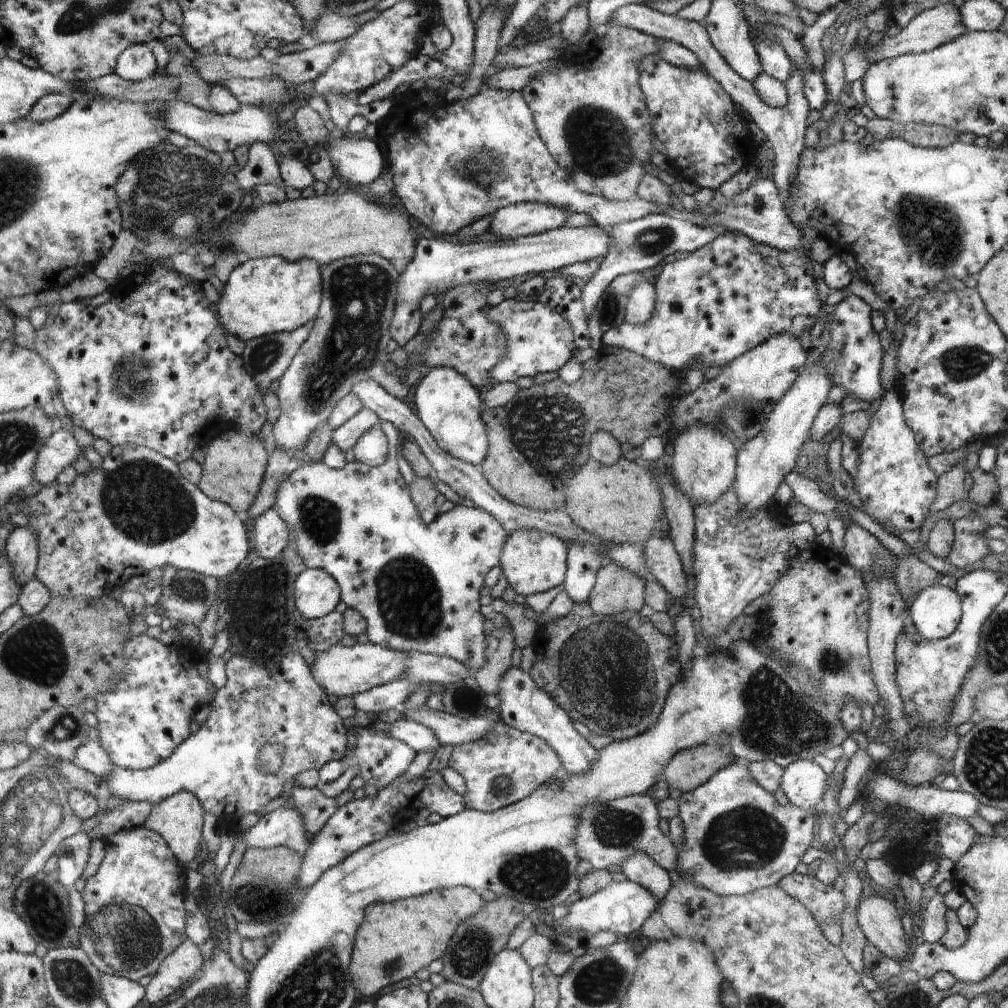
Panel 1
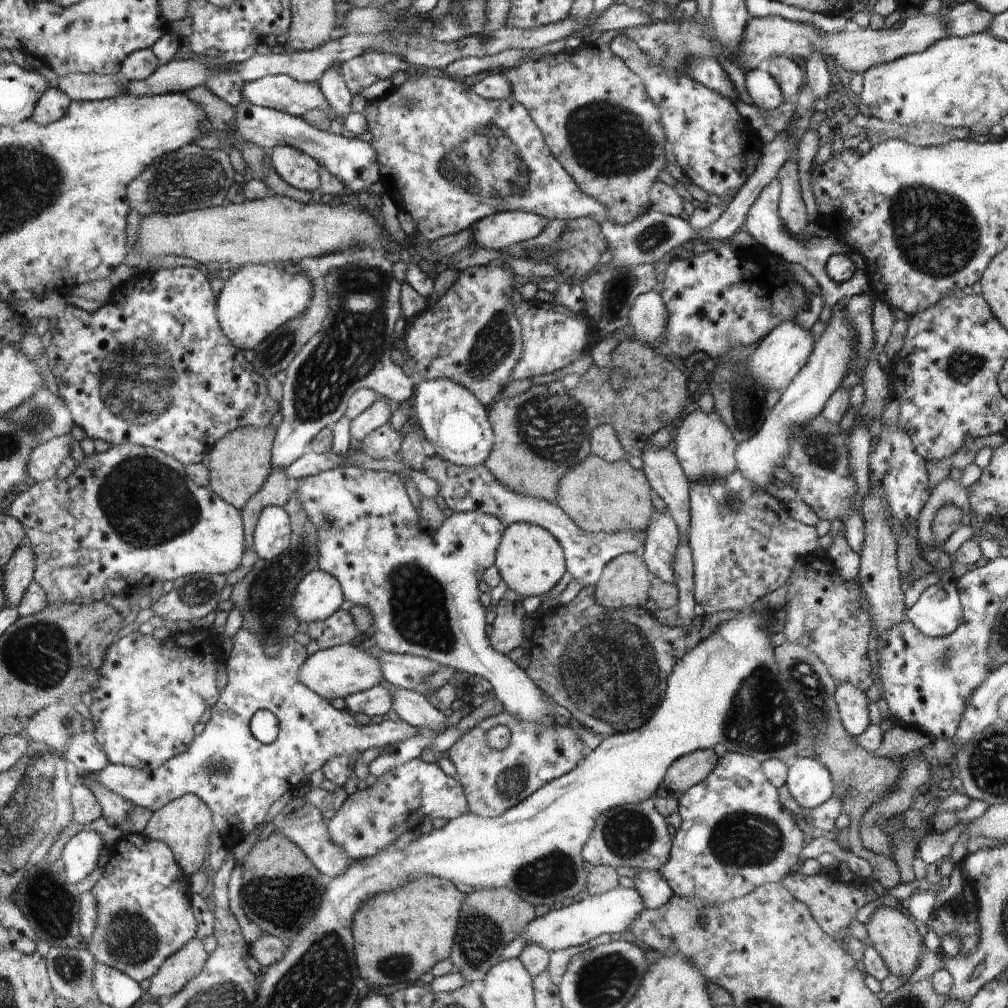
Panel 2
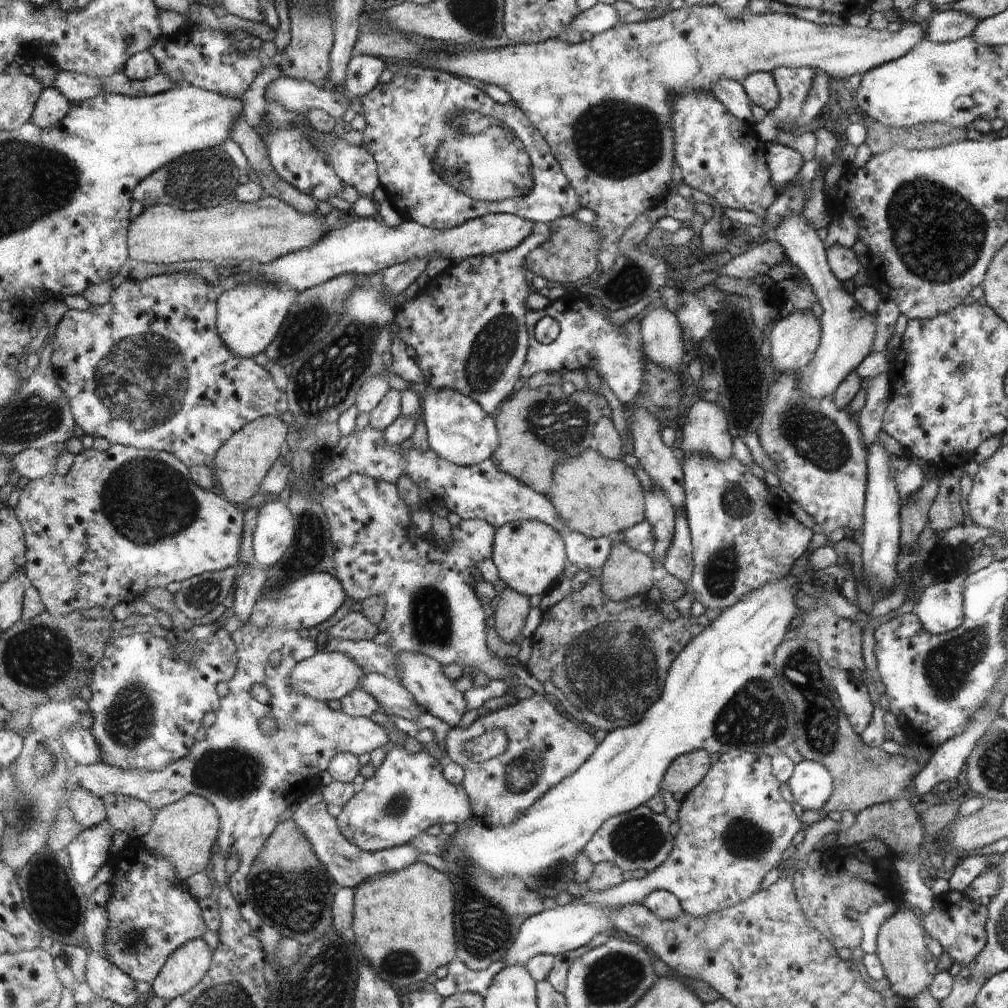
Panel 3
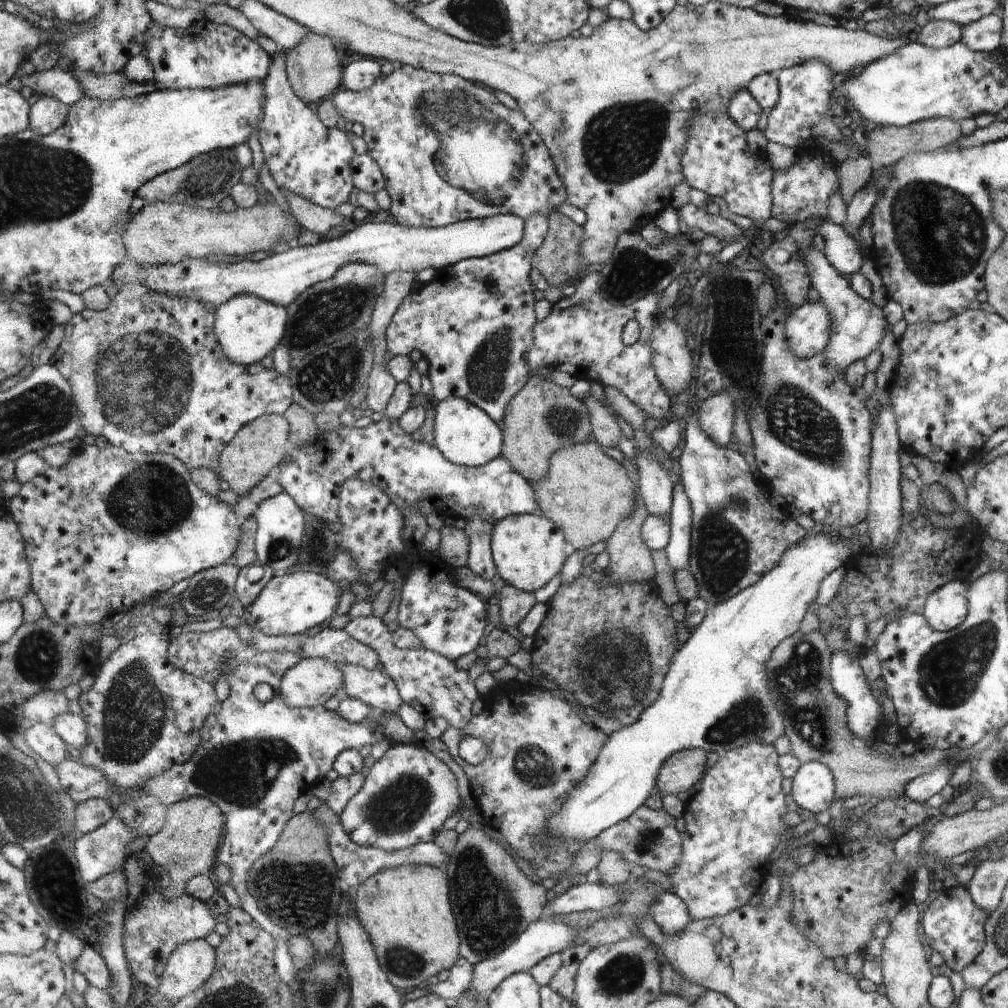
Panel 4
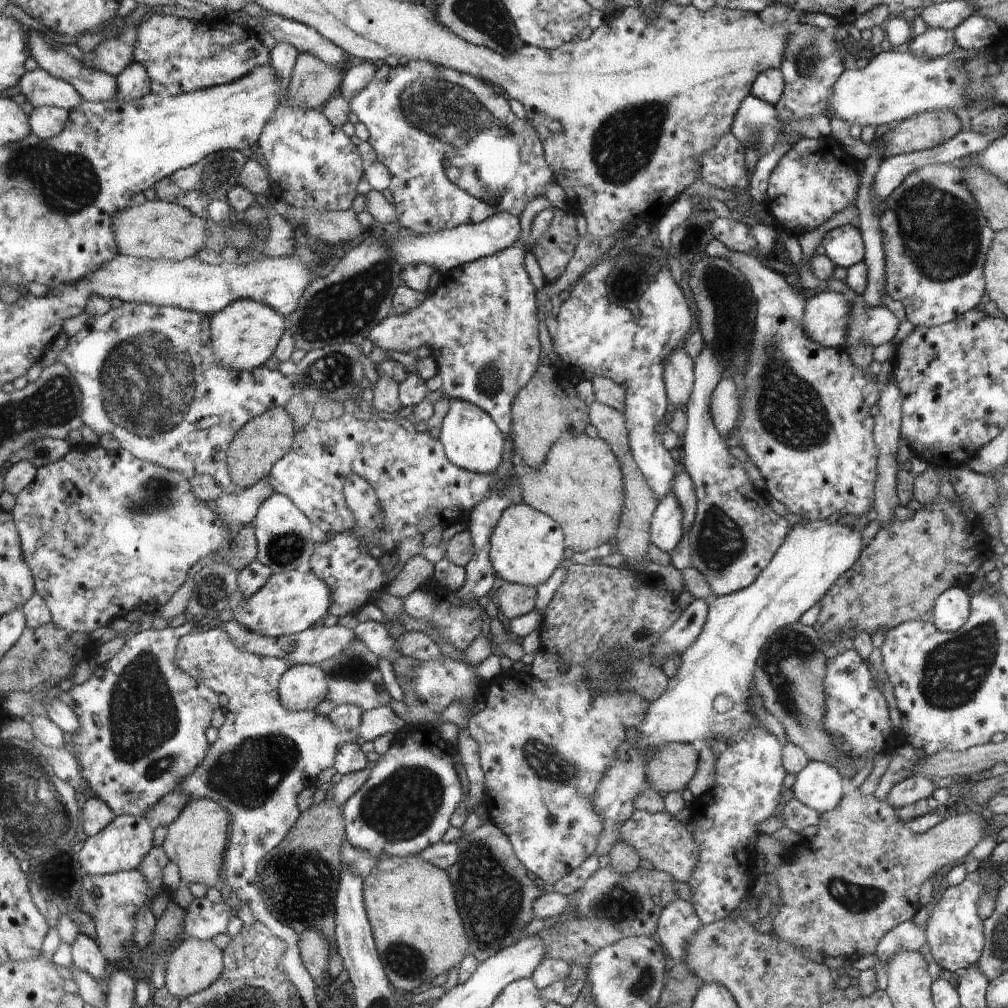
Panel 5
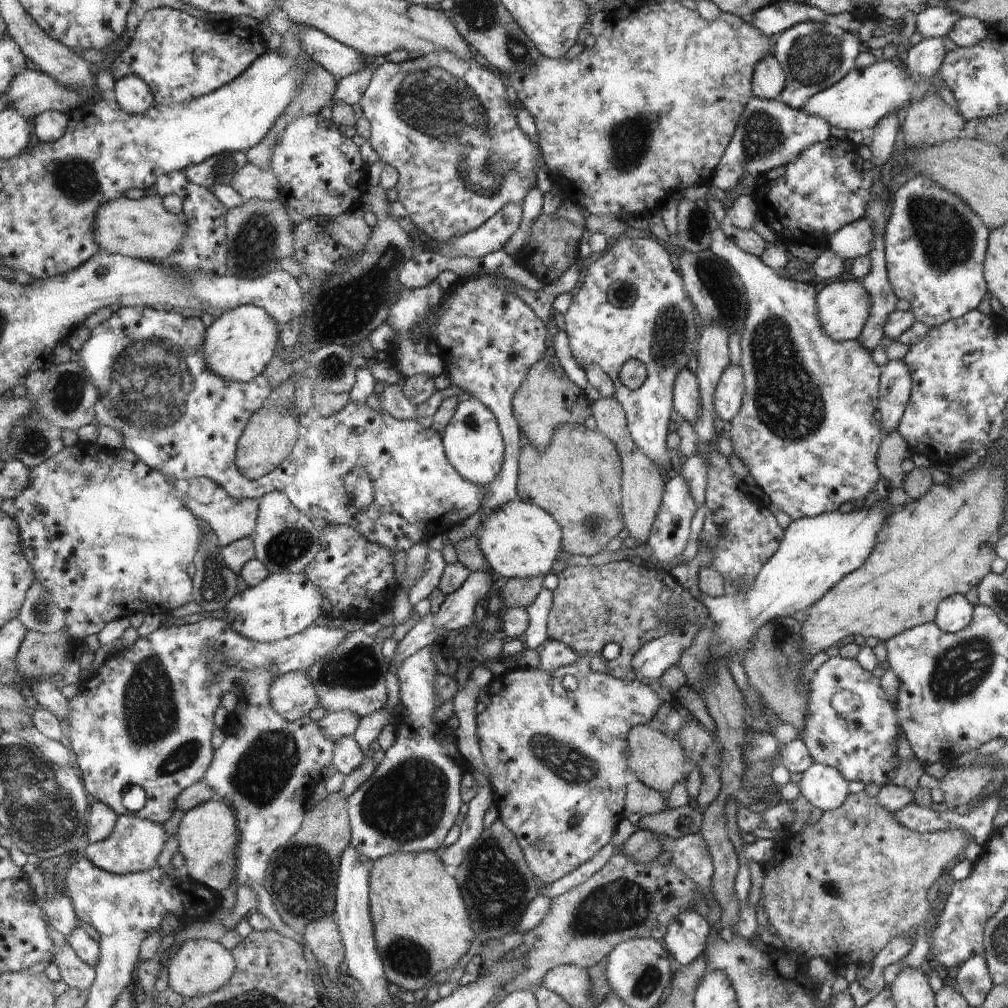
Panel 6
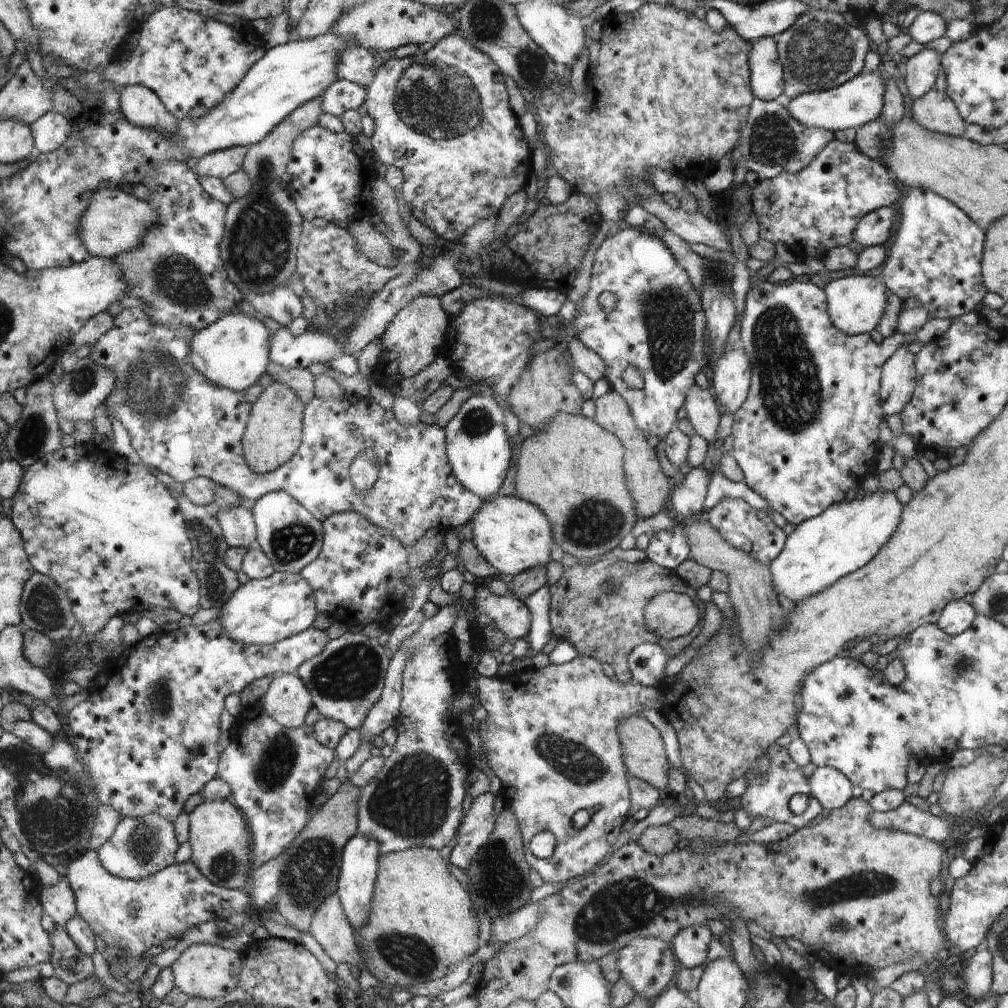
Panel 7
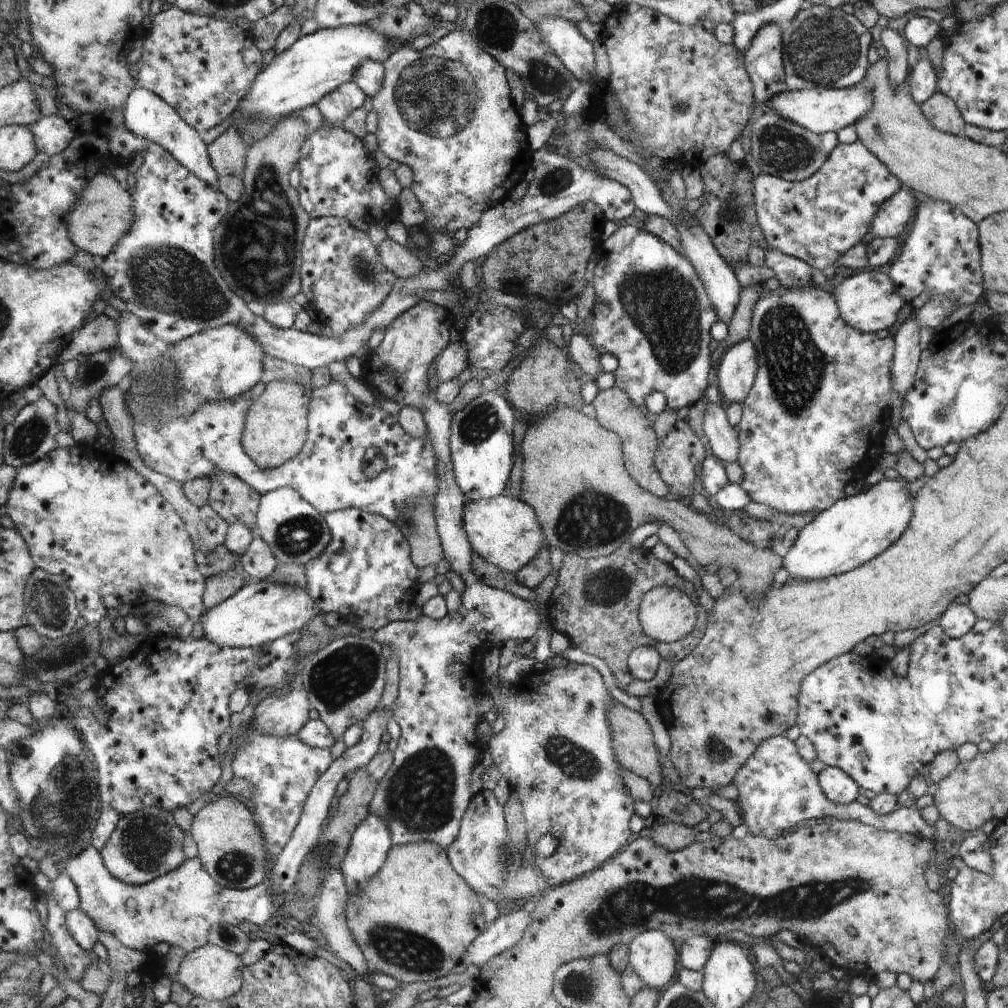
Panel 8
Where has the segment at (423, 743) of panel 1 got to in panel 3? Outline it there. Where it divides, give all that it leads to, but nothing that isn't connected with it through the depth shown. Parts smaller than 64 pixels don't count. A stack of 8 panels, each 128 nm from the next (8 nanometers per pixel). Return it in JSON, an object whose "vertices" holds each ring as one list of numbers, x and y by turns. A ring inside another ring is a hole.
{"vertices":[[248,622,237,629,233,633,233,637,236,641,238,657,236,676,229,683,230,692,221,702,221,709,216,713,216,722,207,730,206,739,195,744,190,756,167,766,163,771,121,769,112,767,103,760,94,764,79,763,71,771,69,789,72,796,80,789,86,789,102,798,112,793,128,795,147,802,158,811,182,800,189,794,205,796,211,800,221,814,221,838,218,850,222,851,225,858,229,858,227,854,230,856,236,854,240,859,238,870,230,877,229,886,238,900,244,920,248,921,256,936,263,942,267,951,268,964,274,970,274,968,278,968,277,946,283,936,273,926,262,921,247,901,246,877,252,868,254,859,263,849,266,839,276,828,280,814,288,808,288,804,292,804,292,800,298,802,296,800,298,795,289,795,288,776,290,776,292,786,302,784,302,782,306,782,308,773,318,774,322,770,327,770,330,759,334,759,337,754,350,753,358,757,365,752,376,751,390,742,391,728,394,727,394,724,390,722,388,725,379,725,368,717,353,717,345,712,331,709,324,701,302,696,292,690,290,676,295,666,304,659,310,658,318,650,314,635,307,637,297,631,272,631,270,634,270,630,258,628],[268,644,272,644,272,646,278,644,282,648,272,656,268,656],[253,684,265,684,268,687,270,699,267,703,262,704,250,695],[270,712,277,725,270,734,266,734,263,733,259,722],[232,836,236,836,236,846,224,846,223,842,232,844]]}

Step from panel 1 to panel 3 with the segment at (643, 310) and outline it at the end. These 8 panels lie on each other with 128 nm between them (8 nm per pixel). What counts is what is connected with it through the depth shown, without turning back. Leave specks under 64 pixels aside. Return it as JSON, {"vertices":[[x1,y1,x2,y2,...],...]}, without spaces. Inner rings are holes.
{"vertices":[[665,305,663,308,655,308,646,313,642,319,638,317,642,329,643,350,645,356,654,361,660,368,679,374,682,356,684,356,683,330,677,316,669,311]]}

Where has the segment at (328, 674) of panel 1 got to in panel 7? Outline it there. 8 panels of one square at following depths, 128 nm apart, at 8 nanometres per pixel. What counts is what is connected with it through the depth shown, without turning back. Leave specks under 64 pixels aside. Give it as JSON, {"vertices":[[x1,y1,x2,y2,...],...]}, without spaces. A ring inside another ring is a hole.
{"vertices":[[295,673,274,678,262,701,264,710,285,727,306,726,306,714,314,706,310,690]]}

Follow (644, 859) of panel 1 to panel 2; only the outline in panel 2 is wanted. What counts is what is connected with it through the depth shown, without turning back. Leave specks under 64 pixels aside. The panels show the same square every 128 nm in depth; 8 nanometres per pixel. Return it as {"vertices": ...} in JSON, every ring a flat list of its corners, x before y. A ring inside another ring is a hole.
{"vertices":[[638,869,638,871,639,873,634,879,634,884,638,892,642,894,646,908,648,910,661,910,666,903,671,902,674,890,672,890,671,885,663,879,662,874,658,871,652,871,650,869]]}

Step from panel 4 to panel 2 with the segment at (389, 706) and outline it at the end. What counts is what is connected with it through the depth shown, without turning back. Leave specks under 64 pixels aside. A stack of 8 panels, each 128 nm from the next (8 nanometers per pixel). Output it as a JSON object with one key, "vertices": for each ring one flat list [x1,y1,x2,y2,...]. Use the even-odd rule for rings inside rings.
{"vertices":[[390,685,389,688,394,697,393,708,404,722,416,729,429,728,439,734,449,728,445,727,448,713,436,709,422,693,394,685]]}

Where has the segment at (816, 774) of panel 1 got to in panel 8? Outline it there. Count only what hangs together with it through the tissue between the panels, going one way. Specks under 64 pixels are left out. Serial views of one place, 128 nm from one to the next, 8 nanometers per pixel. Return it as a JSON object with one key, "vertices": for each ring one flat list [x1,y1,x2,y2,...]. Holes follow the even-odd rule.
{"vertices":[[826,767,820,771,820,785,828,800,836,804,856,802,860,787,846,772,837,767]]}

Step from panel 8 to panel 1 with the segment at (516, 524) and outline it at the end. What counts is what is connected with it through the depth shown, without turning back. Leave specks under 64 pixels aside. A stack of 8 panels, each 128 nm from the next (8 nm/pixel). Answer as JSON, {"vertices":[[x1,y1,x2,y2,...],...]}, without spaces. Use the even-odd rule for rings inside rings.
{"vertices":[[519,528,507,540,499,566,516,594,527,597,562,584,564,572,567,572,568,556,569,548,556,535,536,529]]}

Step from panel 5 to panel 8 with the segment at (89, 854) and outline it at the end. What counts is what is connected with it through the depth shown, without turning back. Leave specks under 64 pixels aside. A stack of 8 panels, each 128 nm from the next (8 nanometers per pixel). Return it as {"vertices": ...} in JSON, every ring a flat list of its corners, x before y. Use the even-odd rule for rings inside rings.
{"vertices":[[152,807,139,814,124,815,111,843,101,852,113,876,128,885,146,885,183,867,187,860,184,840,185,831,178,826,174,812]]}

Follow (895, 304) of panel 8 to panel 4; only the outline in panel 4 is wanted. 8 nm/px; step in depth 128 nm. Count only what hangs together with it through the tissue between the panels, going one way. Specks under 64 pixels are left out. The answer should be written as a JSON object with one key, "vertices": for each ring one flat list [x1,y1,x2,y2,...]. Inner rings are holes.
{"vertices":[[804,301,787,316,787,341,796,356,820,355,830,343,831,313,822,301]]}

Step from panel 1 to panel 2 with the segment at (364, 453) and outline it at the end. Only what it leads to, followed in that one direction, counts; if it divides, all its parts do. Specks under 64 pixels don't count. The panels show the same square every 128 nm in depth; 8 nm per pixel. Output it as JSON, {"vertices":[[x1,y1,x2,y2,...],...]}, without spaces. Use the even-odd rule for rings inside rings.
{"vertices":[[386,423,363,438,360,450,378,460,395,458,401,450,403,436,398,429]]}

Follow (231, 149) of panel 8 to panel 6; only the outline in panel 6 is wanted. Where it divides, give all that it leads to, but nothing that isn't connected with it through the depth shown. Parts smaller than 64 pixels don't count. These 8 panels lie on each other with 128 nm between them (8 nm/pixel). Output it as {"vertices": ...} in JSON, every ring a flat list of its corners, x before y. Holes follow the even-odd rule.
{"vertices":[[225,152,206,162,186,170,189,179,196,184,212,189,219,184,231,185,236,173,247,163,245,152]]}

